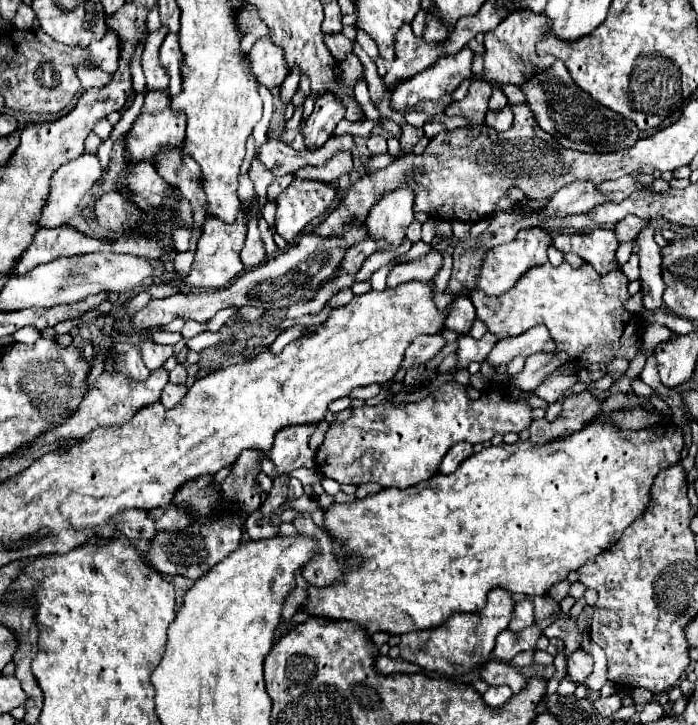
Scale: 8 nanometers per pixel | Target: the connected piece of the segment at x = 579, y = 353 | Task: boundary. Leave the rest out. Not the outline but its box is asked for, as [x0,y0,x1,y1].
[469,261,639,365]

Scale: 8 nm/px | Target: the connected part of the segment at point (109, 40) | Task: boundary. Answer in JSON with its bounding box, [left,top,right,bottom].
[89,29,121,73]

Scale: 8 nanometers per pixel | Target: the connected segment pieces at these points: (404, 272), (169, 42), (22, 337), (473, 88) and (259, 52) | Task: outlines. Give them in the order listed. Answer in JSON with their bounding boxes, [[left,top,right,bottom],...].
[[387,249,443,287],[159,33,181,95],[13,327,41,345],[445,79,493,125],[249,37,287,89]]

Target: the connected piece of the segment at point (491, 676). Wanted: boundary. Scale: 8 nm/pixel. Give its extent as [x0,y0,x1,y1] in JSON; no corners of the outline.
[481,661,527,693]

